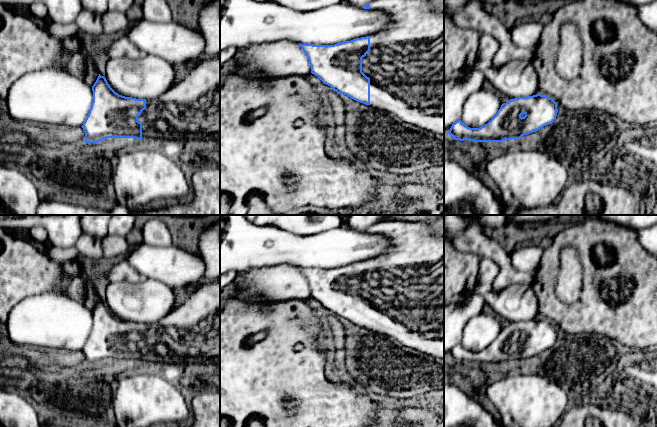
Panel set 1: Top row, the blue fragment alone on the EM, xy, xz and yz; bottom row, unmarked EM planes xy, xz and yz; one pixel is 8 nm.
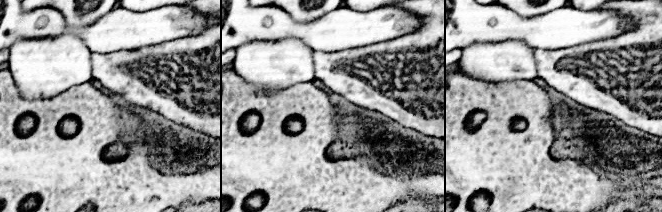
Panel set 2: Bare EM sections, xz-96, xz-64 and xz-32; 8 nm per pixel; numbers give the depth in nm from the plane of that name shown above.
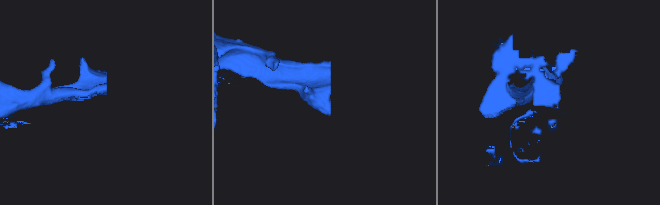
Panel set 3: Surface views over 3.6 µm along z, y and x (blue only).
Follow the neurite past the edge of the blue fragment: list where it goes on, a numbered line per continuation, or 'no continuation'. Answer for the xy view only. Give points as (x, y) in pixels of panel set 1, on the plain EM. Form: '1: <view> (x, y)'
1: xy (189, 336)

